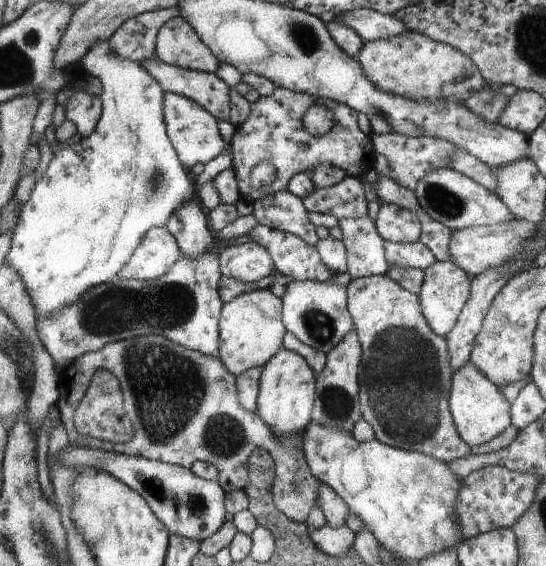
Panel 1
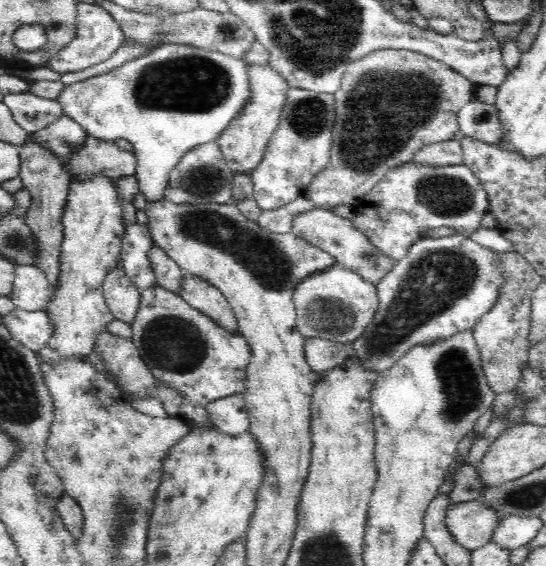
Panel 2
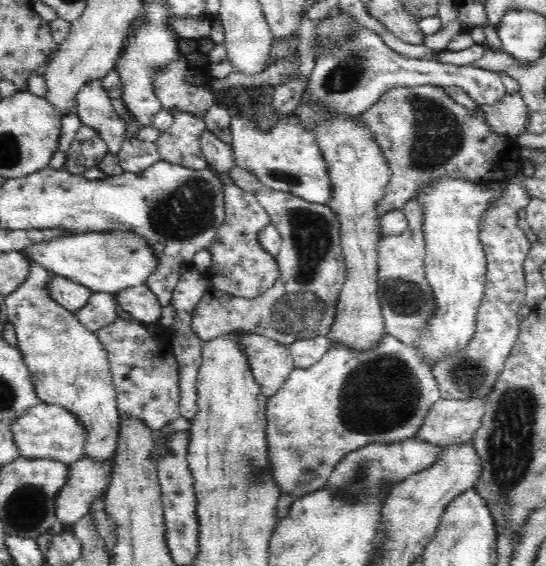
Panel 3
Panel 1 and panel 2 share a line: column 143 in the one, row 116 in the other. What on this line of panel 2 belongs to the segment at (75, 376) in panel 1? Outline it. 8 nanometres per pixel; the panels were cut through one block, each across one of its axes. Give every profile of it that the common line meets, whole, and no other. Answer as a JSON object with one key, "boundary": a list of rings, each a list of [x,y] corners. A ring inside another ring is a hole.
{"boundary":[[[375,50],[347,66],[341,87],[335,92],[335,123],[328,164],[312,179],[304,195],[316,208],[353,205],[362,198],[386,172],[396,165],[413,160],[426,145],[445,140],[462,140],[465,136],[458,126],[459,110],[472,98],[472,84],[462,74],[444,63],[420,52],[404,50]]]}

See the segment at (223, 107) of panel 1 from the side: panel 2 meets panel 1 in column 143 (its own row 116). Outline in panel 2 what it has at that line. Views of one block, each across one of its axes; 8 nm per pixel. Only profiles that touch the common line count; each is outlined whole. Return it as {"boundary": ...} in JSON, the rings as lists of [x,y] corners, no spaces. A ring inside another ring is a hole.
{"boundary":[[[63,114],[46,128],[30,133],[25,142],[42,145],[62,161],[68,152],[82,148],[82,142],[88,135],[82,126]]]}

